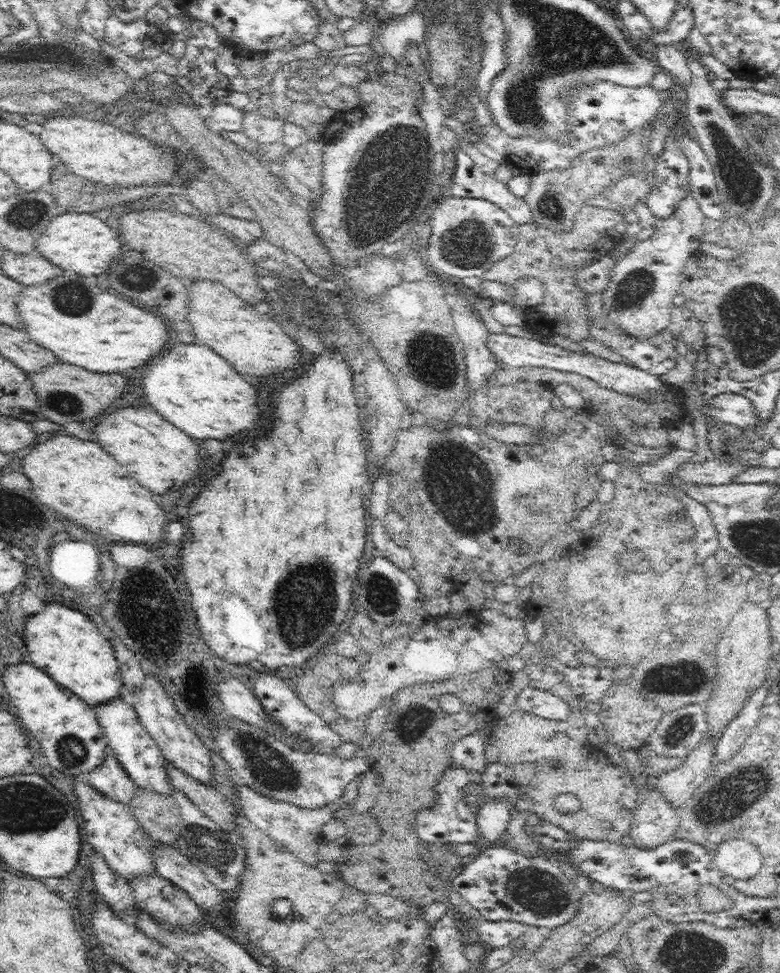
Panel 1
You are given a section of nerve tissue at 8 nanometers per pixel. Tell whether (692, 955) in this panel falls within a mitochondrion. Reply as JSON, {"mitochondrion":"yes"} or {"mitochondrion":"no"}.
{"mitochondrion":"yes"}

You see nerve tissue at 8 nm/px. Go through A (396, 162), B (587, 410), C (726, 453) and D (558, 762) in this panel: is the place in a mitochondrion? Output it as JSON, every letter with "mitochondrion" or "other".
{"A":"mitochondrion","B":"other","C":"other","D":"mitochondrion"}

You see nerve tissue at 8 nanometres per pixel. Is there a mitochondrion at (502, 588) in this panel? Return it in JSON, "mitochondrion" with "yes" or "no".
{"mitochondrion":"no"}

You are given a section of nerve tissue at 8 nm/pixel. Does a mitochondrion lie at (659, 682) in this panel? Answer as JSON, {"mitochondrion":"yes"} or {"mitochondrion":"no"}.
{"mitochondrion":"yes"}

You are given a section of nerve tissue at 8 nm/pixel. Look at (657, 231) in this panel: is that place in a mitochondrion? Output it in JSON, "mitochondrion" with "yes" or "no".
{"mitochondrion":"no"}

